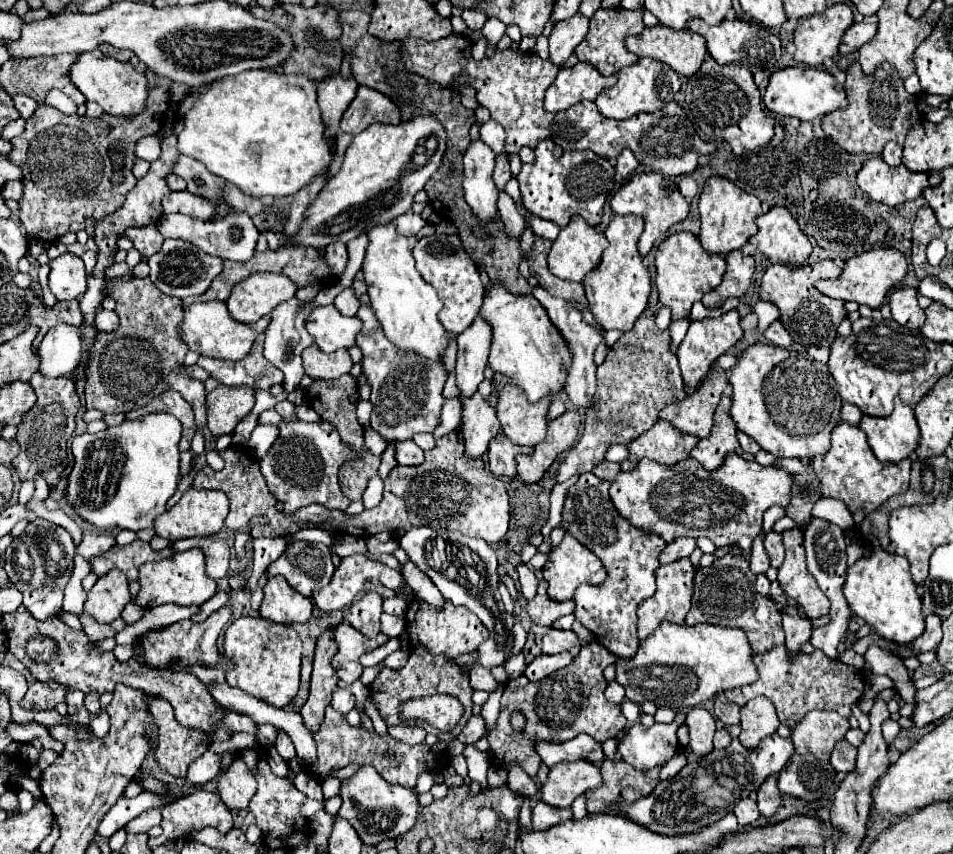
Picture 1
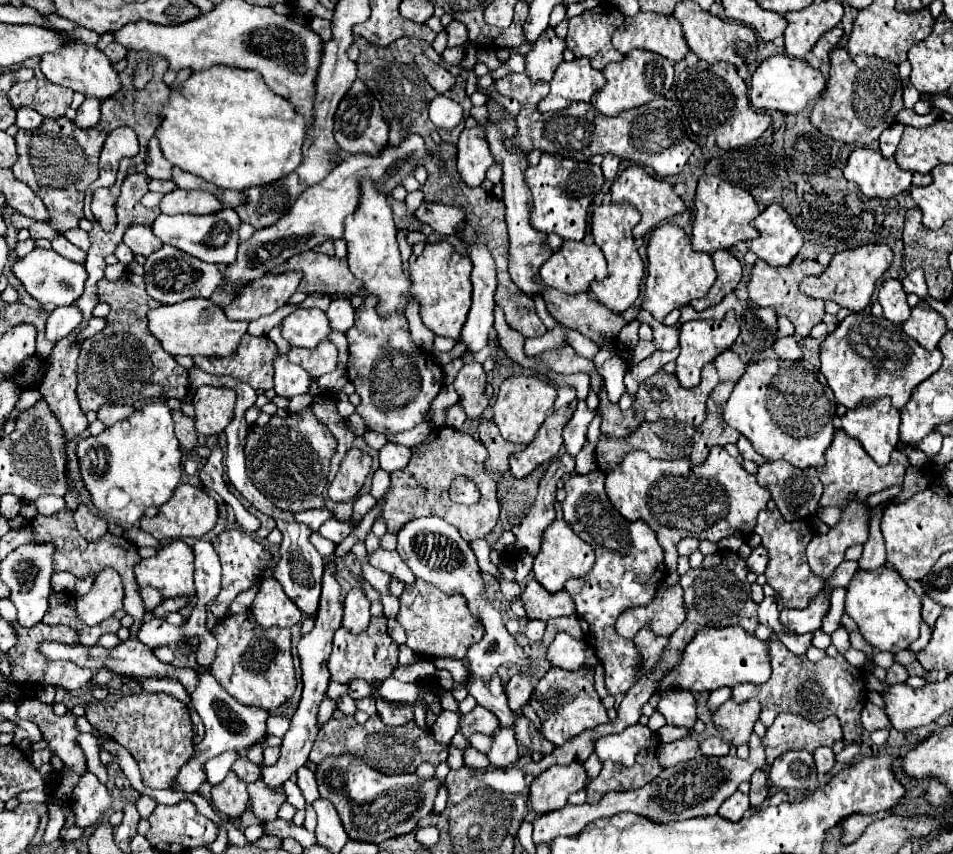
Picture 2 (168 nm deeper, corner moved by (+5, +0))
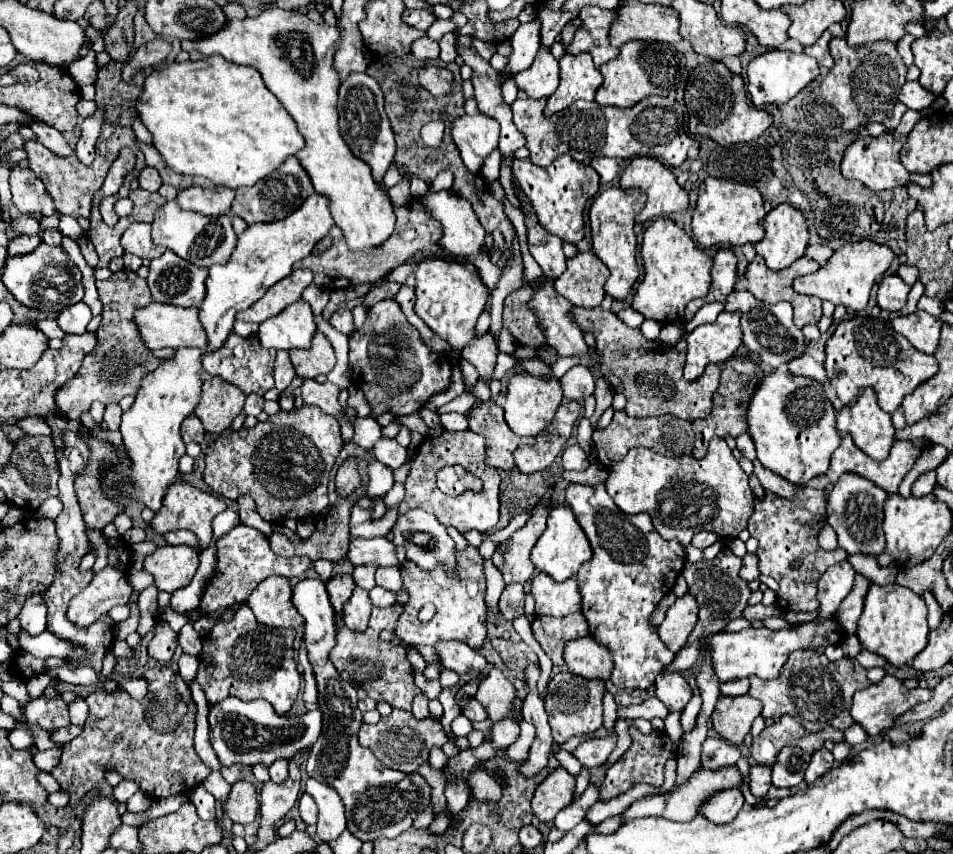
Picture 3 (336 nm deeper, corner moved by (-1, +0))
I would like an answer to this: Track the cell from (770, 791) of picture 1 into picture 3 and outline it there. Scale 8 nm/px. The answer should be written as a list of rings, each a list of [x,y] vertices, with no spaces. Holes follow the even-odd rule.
[[[752,766],[750,768],[750,792],[756,796],[756,798],[764,798],[768,788],[772,786],[770,782],[770,766]]]

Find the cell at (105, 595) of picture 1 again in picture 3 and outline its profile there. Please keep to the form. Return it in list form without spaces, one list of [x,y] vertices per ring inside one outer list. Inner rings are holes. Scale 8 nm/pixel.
[[[106,566],[68,602],[68,618],[76,626],[88,626],[104,616],[112,606],[126,604],[130,596],[132,586],[126,576],[120,570],[114,570],[114,566]]]

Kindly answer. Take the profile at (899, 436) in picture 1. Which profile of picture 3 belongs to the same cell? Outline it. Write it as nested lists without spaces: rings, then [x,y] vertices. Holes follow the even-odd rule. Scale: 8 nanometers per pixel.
[[[866,388],[854,404],[836,412],[836,430],[850,434],[854,444],[874,460],[886,460],[894,442],[890,414],[882,412],[872,388]]]

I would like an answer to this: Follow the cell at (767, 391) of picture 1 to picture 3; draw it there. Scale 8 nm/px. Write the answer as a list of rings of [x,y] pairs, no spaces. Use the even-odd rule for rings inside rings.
[[[774,372],[762,380],[750,400],[746,420],[760,464],[794,482],[794,486],[806,484],[808,480],[824,474],[832,452],[840,446],[840,434],[834,426],[836,412],[824,386],[790,372]]]

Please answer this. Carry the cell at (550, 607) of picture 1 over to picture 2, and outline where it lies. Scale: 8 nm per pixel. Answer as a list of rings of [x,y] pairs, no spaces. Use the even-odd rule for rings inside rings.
[[[530,580],[522,592],[524,608],[530,620],[550,620],[556,616],[576,614],[574,602],[566,590],[550,594],[536,580]]]

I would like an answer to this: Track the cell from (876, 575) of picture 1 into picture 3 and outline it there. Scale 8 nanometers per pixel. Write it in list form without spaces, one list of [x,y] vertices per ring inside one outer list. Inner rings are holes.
[[[872,584],[864,600],[864,610],[858,620],[856,636],[862,648],[882,656],[888,664],[900,668],[910,664],[916,654],[920,654],[928,644],[928,624],[926,624],[926,604],[910,588],[892,584],[886,588]]]

